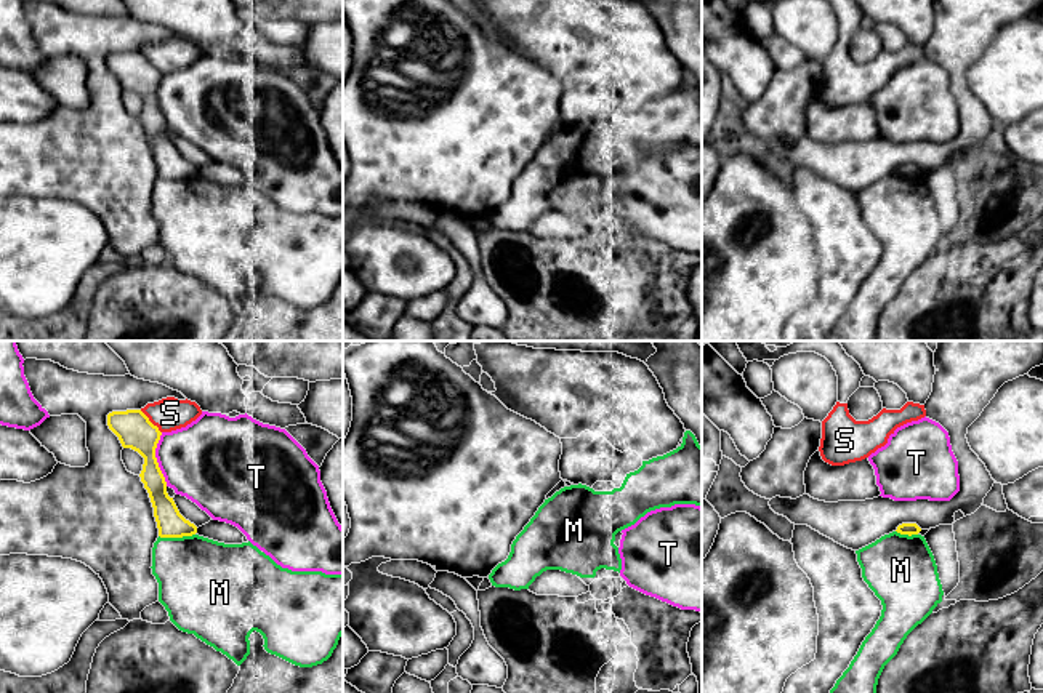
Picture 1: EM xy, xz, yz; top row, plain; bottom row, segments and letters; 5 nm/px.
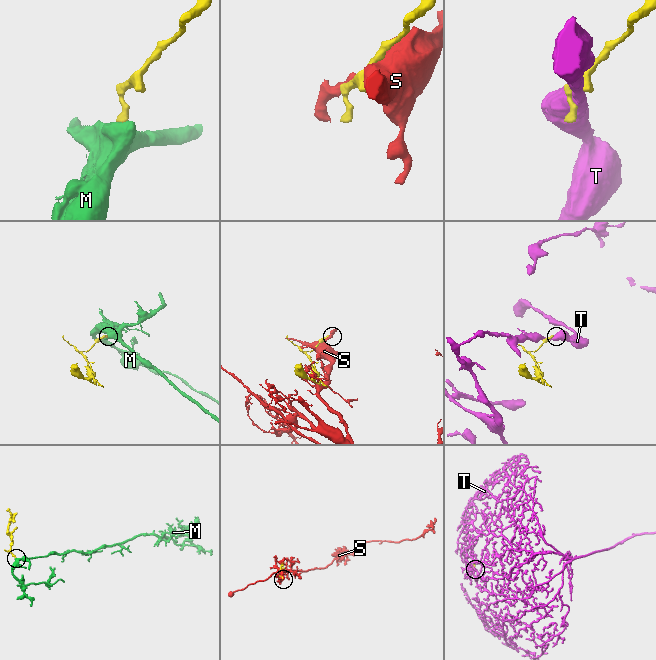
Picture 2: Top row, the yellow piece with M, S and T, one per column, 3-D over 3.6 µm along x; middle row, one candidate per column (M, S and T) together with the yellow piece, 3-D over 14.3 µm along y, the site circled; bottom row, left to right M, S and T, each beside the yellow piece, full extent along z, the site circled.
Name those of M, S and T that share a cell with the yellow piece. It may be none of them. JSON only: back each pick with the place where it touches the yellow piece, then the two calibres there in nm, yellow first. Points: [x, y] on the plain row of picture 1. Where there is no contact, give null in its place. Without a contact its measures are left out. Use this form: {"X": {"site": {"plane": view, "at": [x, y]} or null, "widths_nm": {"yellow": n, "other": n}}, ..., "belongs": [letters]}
{"belongs": []}

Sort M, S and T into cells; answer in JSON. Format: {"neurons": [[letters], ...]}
{"neurons": [["M"], ["S"], ["T"]]}

